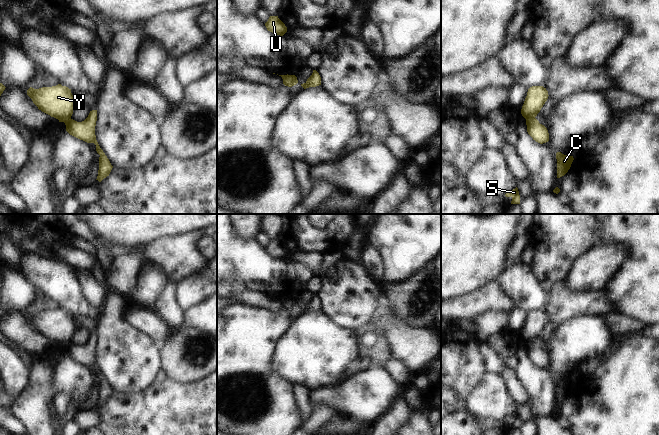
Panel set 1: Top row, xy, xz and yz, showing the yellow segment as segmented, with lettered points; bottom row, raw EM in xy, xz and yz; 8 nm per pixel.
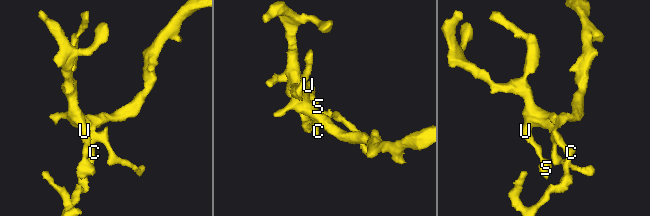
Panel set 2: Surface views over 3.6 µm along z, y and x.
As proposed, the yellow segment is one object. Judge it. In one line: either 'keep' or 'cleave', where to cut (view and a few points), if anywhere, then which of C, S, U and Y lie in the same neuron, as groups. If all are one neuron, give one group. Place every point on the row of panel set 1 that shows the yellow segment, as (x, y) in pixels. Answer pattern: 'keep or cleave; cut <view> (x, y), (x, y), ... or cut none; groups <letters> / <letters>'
cleave; cut xz (294, 75), (287, 82), (283, 83); groups C / S U Y

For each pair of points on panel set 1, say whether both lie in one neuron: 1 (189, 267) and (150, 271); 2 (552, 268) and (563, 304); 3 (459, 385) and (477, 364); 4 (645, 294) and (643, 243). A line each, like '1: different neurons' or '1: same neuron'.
1: different neurons
2: different neurons
3: same neuron
4: same neuron

